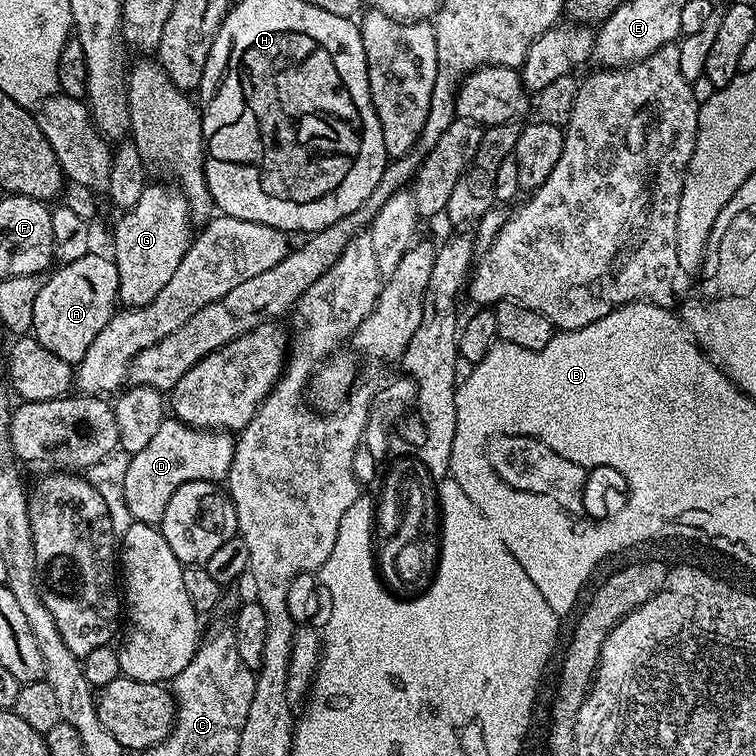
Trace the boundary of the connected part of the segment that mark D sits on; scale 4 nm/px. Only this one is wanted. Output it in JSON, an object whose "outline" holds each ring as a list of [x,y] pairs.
{"outline":[[[166,418],[154,438],[143,450],[131,453],[130,459],[124,464],[124,503],[132,515],[131,519],[138,524],[159,525],[170,498],[174,498],[174,490],[191,480],[210,480],[220,482],[227,477],[230,462],[234,462],[236,442],[233,433],[228,430],[213,430],[210,428],[191,428],[175,418]]]}

